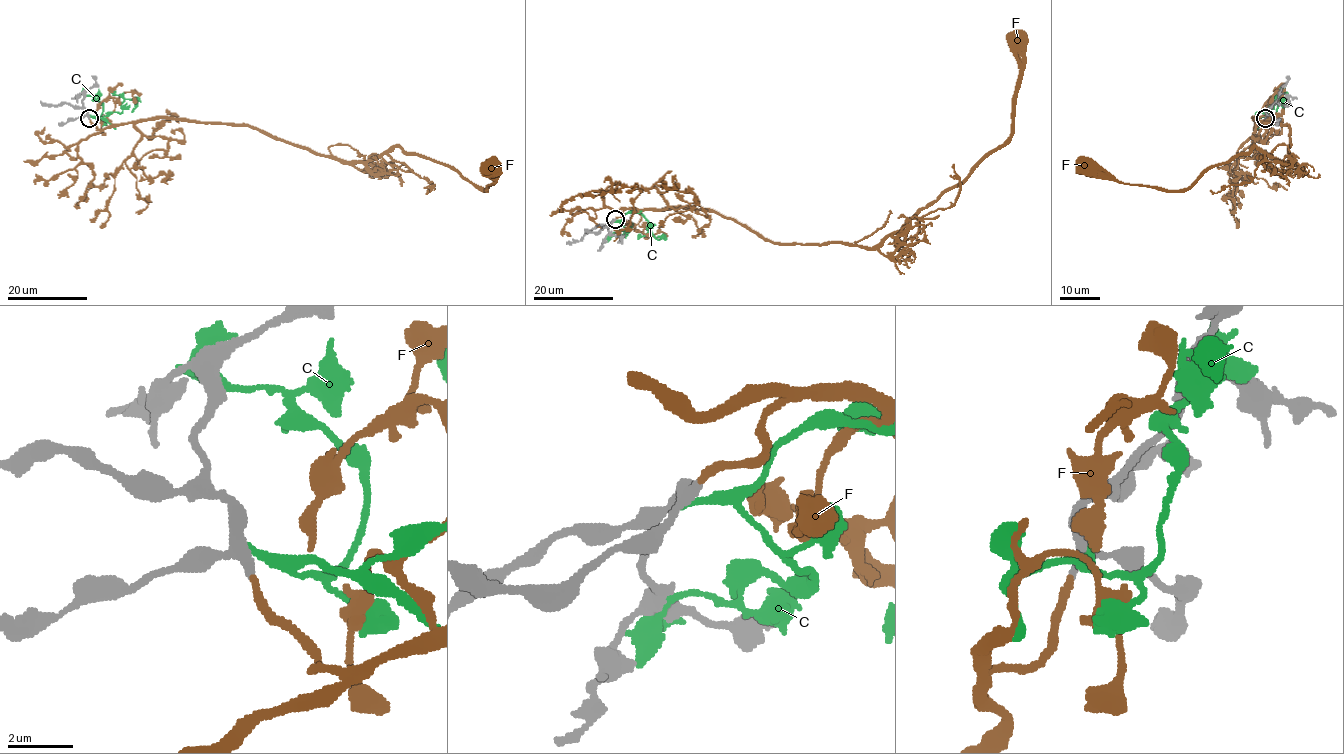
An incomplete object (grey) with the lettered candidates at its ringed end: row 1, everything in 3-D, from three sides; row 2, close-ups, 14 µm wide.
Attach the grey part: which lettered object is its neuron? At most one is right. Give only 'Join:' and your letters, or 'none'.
Join: F

